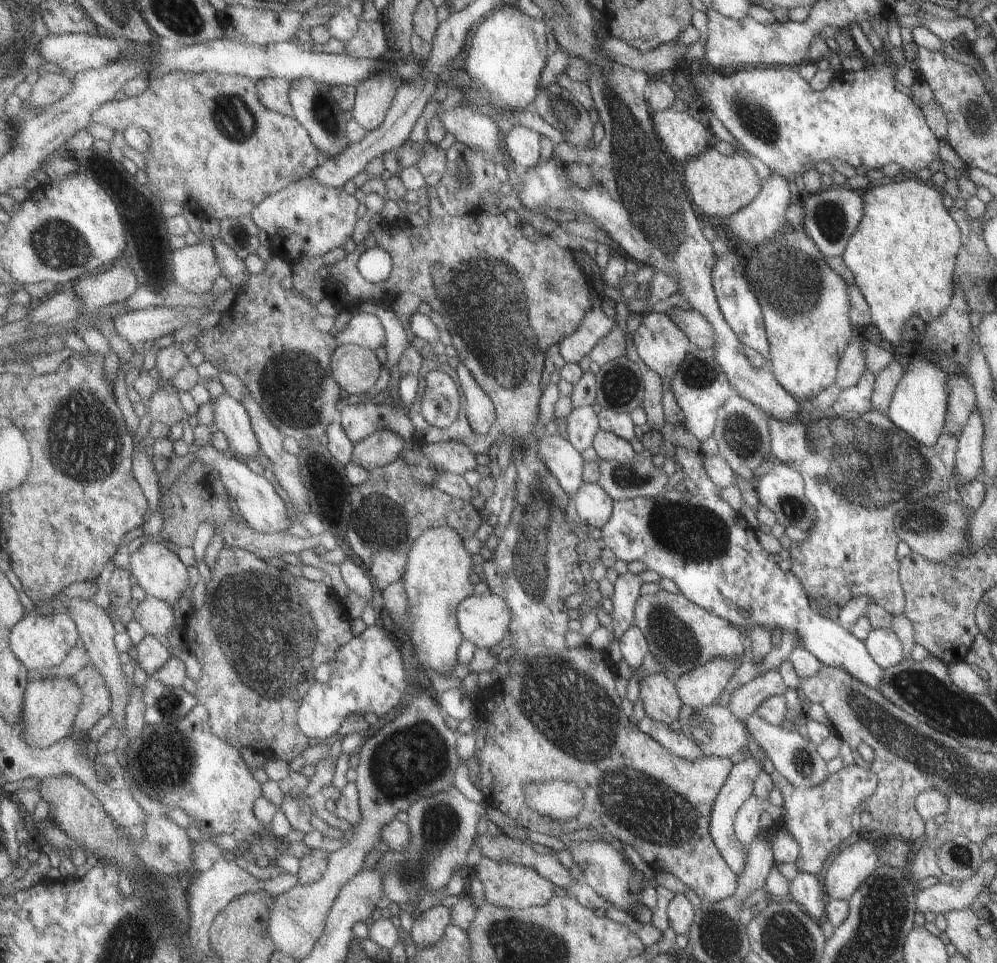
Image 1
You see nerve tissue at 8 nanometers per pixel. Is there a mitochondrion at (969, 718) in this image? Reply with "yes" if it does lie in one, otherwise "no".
yes

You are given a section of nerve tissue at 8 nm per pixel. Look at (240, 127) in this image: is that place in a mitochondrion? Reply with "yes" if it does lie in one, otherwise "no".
yes

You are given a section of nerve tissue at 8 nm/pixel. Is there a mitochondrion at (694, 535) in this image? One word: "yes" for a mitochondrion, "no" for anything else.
yes

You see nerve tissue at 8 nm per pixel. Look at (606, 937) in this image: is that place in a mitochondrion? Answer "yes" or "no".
no

